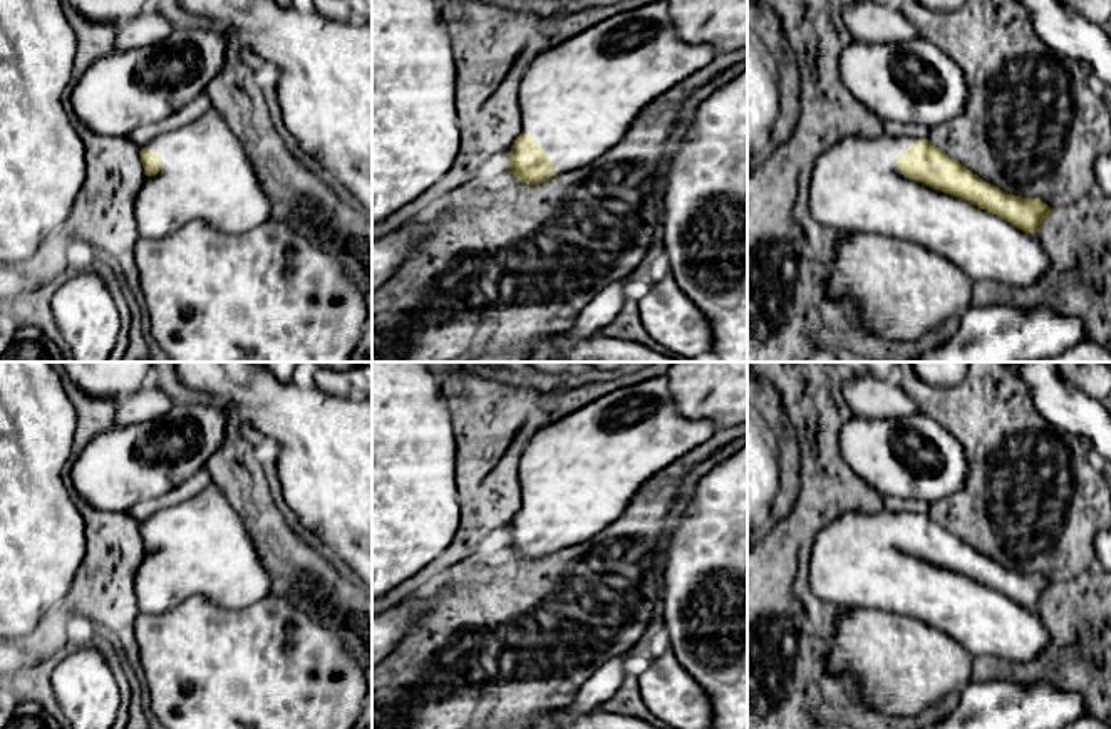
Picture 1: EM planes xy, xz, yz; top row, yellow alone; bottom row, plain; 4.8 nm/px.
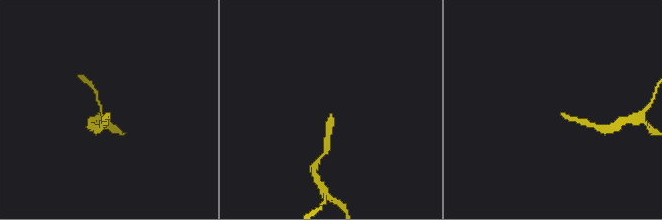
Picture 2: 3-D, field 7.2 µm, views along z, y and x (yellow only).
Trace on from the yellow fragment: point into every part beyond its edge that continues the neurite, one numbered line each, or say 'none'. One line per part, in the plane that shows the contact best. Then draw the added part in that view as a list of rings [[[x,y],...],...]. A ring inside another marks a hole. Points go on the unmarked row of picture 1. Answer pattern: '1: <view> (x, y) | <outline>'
1: yz (855, 560) | [[[843,513],[826,525],[813,541],[809,558],[811,593],[843,607],[876,608],[923,620],[948,633],[972,657],[992,655],[1017,664],[1041,657],[1049,632],[1031,608],[962,573],[937,566],[898,546],[897,528],[913,521],[913,513]]]

